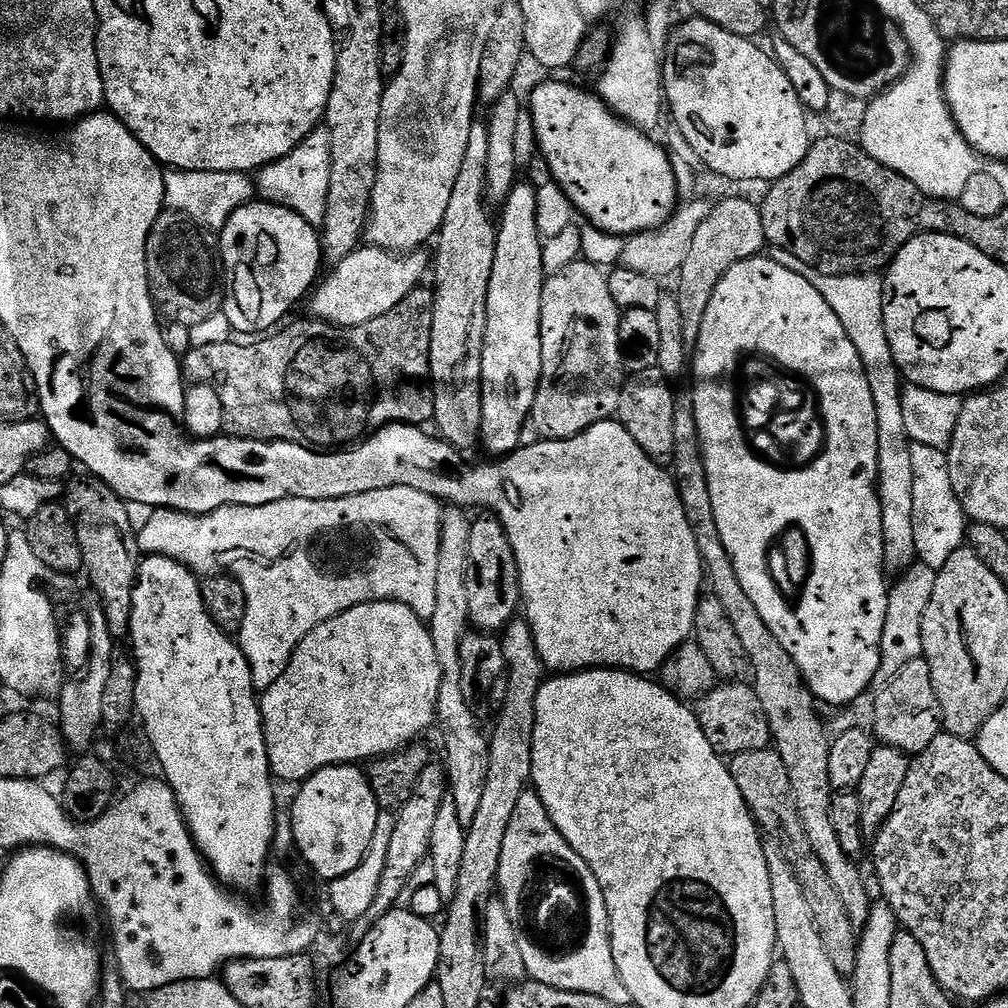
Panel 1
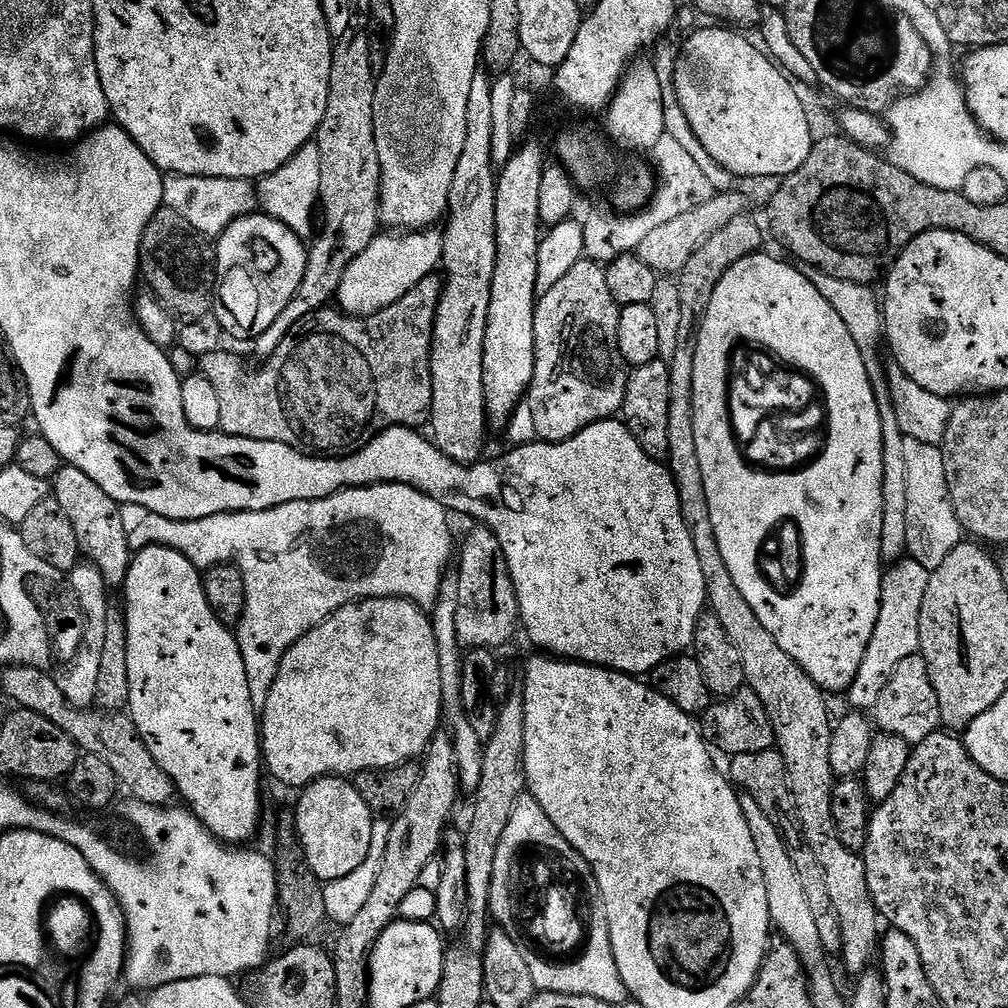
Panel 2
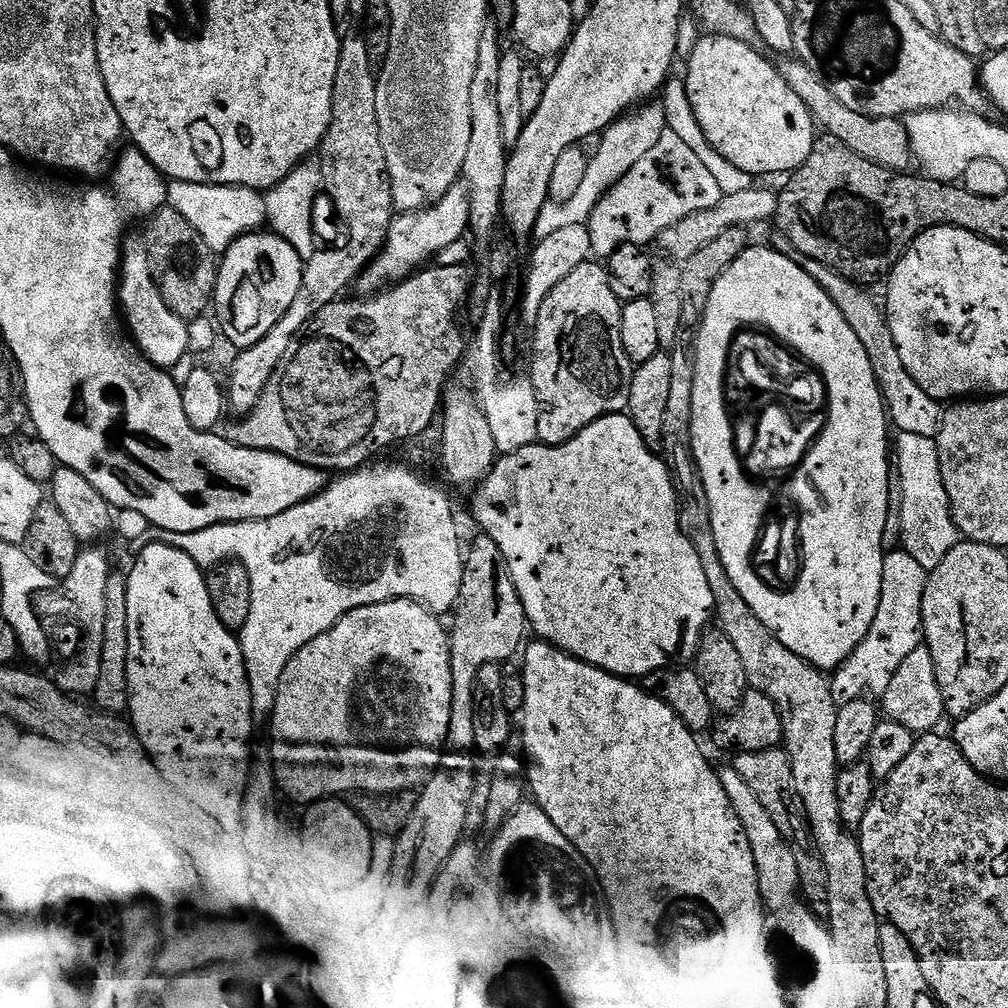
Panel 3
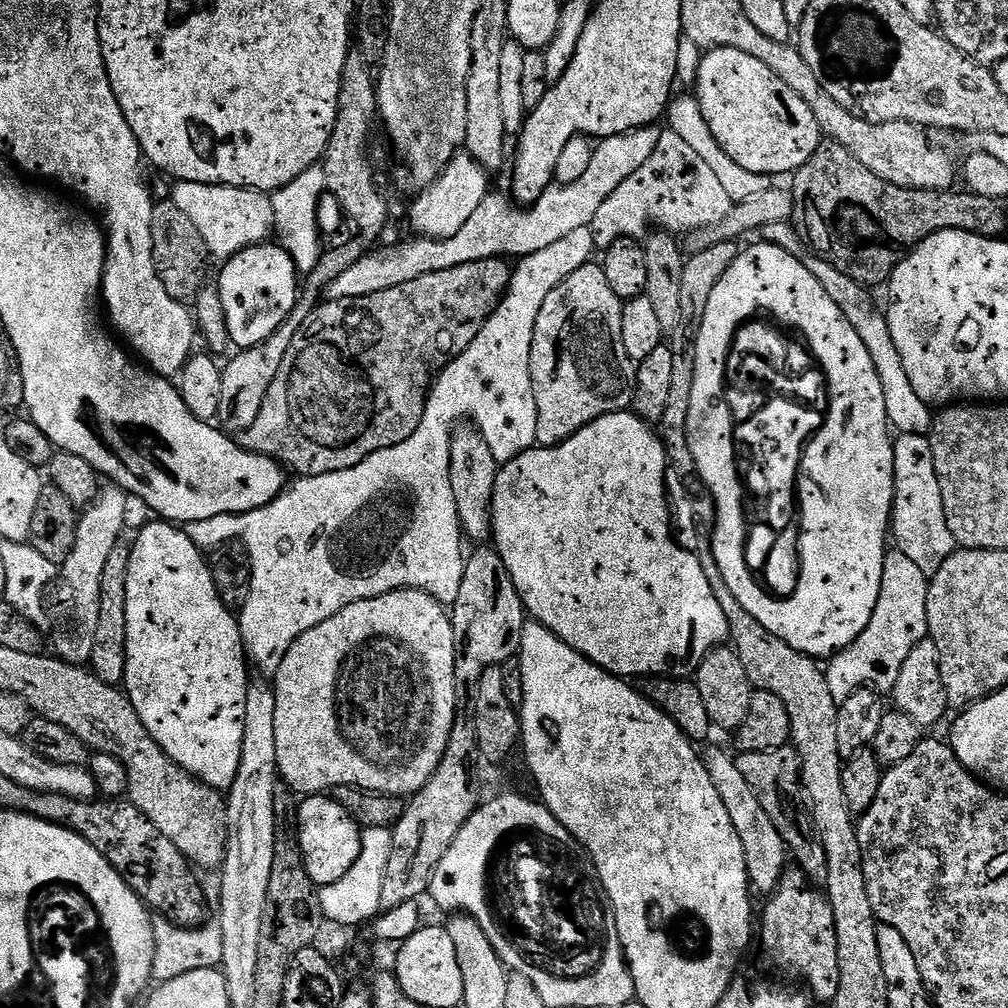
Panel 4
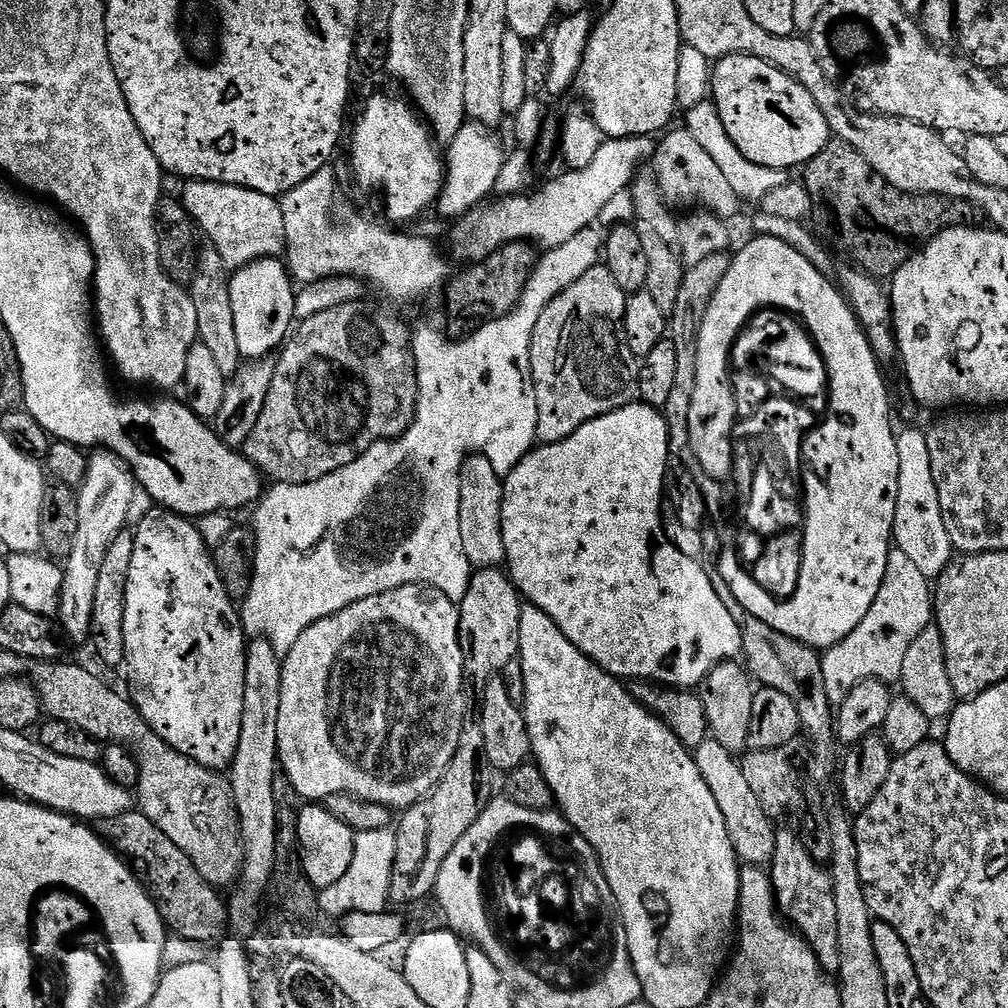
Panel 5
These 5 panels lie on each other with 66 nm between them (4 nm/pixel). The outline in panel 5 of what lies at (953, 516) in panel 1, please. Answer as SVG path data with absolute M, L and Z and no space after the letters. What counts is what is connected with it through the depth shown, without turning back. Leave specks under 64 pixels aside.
M908 428L897 433L899 492L895 504L895 547L909 555L917 569L930 580L939 579L954 558L952 539L946 531L942 510L938 501L938 488L930 471L930 450L927 449L927 433L923 429Z

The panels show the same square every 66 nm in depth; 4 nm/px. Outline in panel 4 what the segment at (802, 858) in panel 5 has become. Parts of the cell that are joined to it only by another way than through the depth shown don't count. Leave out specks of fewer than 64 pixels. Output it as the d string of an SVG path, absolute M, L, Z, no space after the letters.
M789 866L767 900L764 918L758 922L758 944L760 940L765 958L784 976L805 976L817 1001L835 1001L840 981L838 930L834 930L834 910L827 895L808 880L803 869Z

